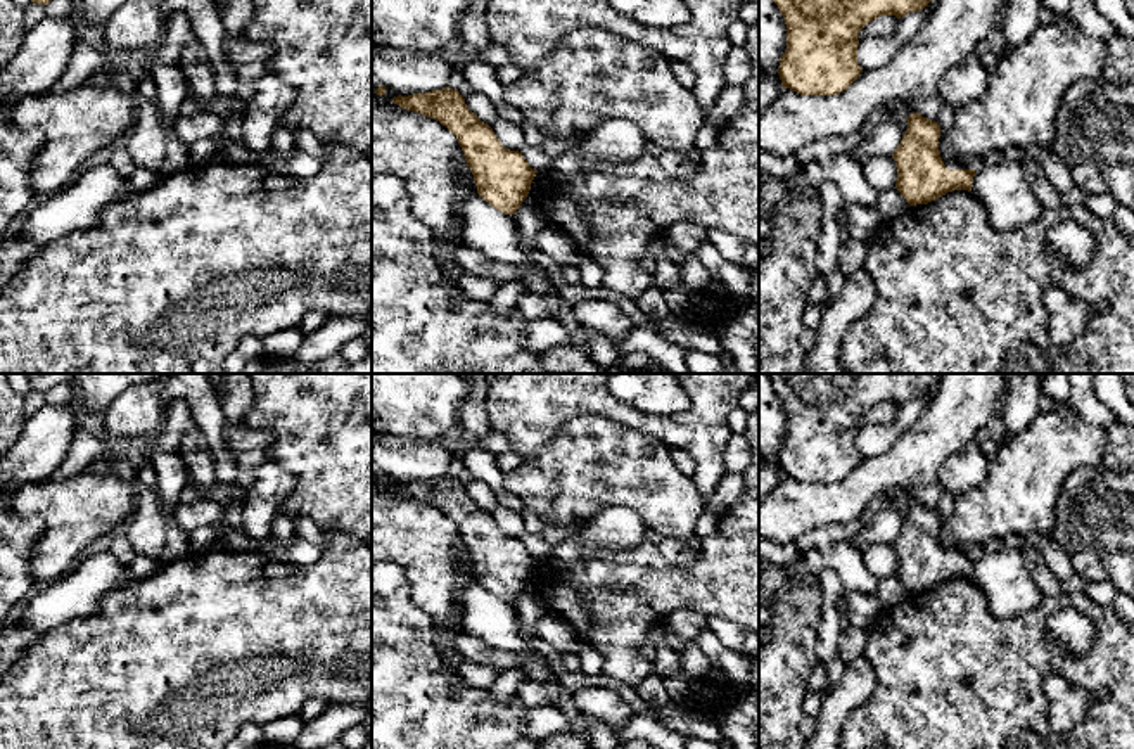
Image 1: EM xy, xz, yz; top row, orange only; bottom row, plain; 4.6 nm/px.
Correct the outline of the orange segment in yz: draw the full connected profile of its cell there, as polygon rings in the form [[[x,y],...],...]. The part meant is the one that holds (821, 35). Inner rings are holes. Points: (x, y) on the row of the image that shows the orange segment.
[[[773,0],[787,24],[781,85],[800,95],[837,95],[863,73],[859,31],[880,16],[901,19],[932,0]]]

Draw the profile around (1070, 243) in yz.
[[[1080,220],[1056,223],[1048,232],[1048,256],[1056,265],[1080,270],[1089,265],[1096,253],[1093,232]]]

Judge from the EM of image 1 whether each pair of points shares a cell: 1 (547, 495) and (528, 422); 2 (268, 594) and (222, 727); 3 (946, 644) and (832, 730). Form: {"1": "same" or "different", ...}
{"1": "different", "2": "same", "3": "different"}

